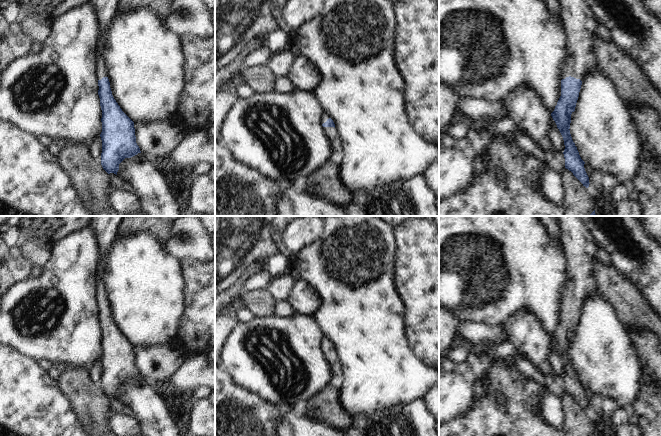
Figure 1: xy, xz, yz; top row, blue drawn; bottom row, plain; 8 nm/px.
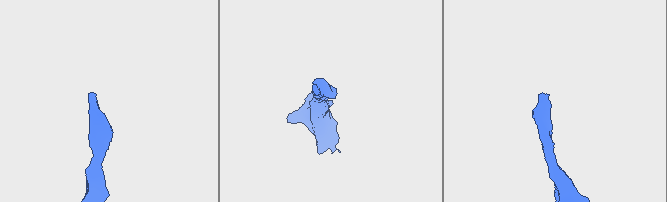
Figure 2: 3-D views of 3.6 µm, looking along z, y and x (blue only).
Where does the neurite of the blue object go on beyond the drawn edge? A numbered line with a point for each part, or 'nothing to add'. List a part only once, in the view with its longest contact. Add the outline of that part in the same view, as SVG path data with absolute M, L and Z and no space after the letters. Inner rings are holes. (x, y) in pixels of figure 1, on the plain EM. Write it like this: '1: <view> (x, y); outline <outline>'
1: yz (580, 248); outline M579 216L557 218L569 276L562 294L562 303L571 300L582 305L599 291L594 272L597 245Z

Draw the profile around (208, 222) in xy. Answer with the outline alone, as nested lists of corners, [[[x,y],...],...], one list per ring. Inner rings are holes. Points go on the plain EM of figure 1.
[[[199,216],[204,228],[210,235],[215,232],[215,216]]]

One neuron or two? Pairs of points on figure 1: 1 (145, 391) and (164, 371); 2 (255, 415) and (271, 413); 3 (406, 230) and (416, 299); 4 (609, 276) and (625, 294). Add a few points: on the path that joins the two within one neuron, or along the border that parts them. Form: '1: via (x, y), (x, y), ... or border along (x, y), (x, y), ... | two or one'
1: border along (141, 376), (151, 384) | two
2: via (259, 415), (267, 413) | one
3: via (416, 247), (416, 282) | one
4: via (611, 280), (621, 290) | one

